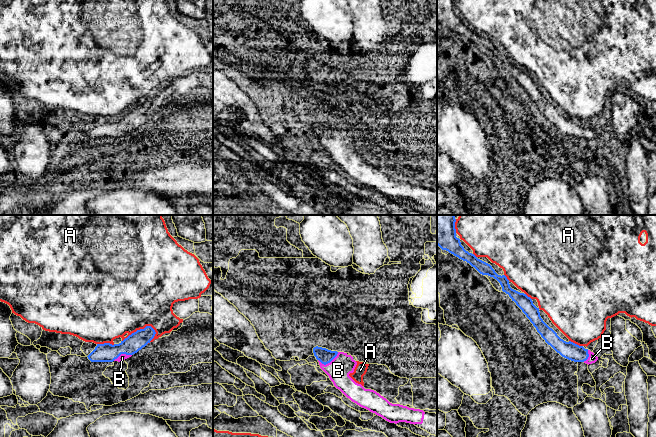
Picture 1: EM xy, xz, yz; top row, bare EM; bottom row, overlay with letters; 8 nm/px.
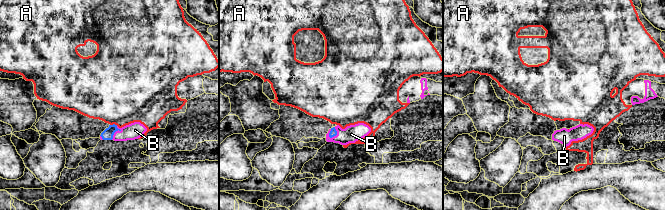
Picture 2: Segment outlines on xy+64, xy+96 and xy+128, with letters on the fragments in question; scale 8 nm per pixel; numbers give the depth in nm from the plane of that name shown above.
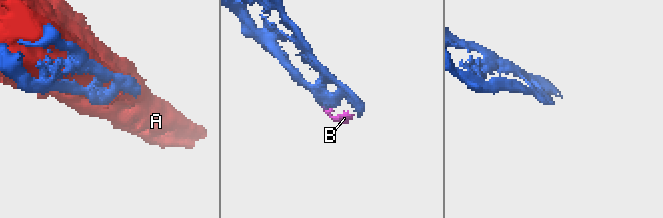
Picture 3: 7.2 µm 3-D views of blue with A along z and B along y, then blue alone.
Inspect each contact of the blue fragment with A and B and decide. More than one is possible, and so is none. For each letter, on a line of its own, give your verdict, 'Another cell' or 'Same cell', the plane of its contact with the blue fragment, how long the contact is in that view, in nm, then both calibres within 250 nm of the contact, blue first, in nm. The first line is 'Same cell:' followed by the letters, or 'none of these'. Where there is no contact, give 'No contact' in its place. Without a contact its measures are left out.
Same cell: B
A: Another cell. Touches blue in xy. Shared border 280 nm. Thickness 150 nm (blue) against 500 nm
B: Same cell. Touches blue in xz. Shared border 180 nm. Thickness 120 nm (blue) against 190 nm

